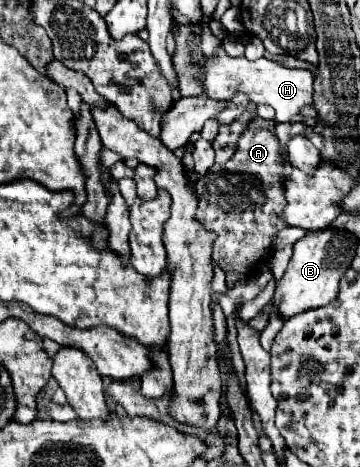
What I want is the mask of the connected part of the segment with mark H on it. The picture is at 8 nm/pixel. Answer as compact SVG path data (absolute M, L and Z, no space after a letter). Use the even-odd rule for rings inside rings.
M218 48L216 58L206 58L206 76L204 76L206 94L216 100L232 100L234 94L244 92L256 104L268 104L276 110L276 122L302 120L302 108L314 106L314 72L286 68L278 62L258 58L254 62L246 58L230 58L222 48Z

